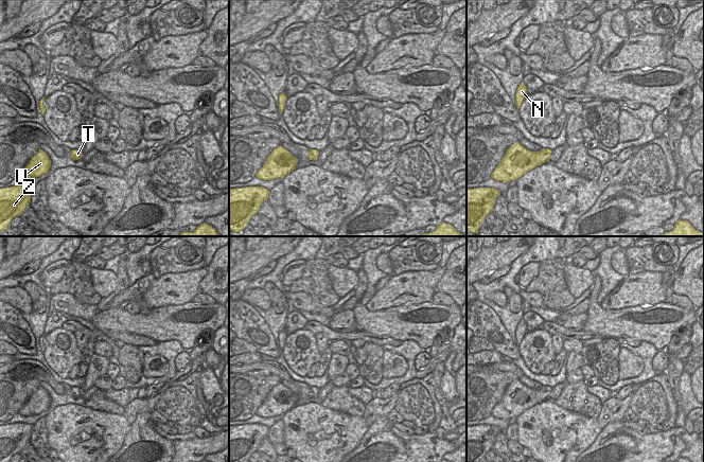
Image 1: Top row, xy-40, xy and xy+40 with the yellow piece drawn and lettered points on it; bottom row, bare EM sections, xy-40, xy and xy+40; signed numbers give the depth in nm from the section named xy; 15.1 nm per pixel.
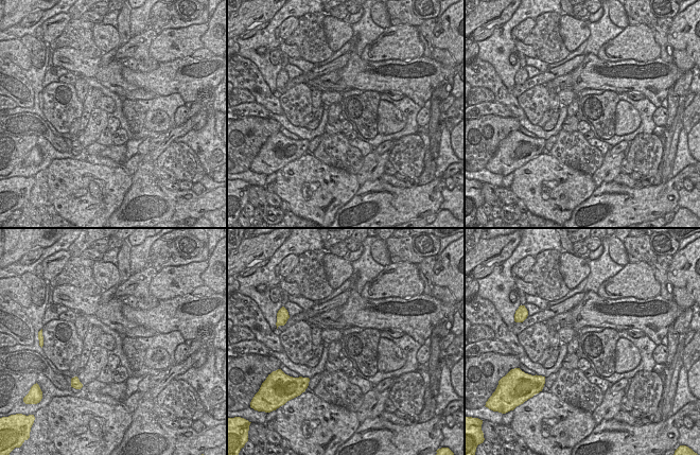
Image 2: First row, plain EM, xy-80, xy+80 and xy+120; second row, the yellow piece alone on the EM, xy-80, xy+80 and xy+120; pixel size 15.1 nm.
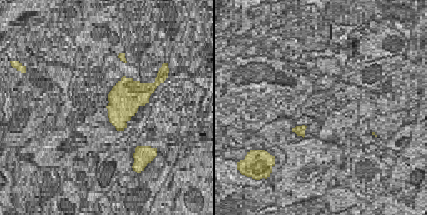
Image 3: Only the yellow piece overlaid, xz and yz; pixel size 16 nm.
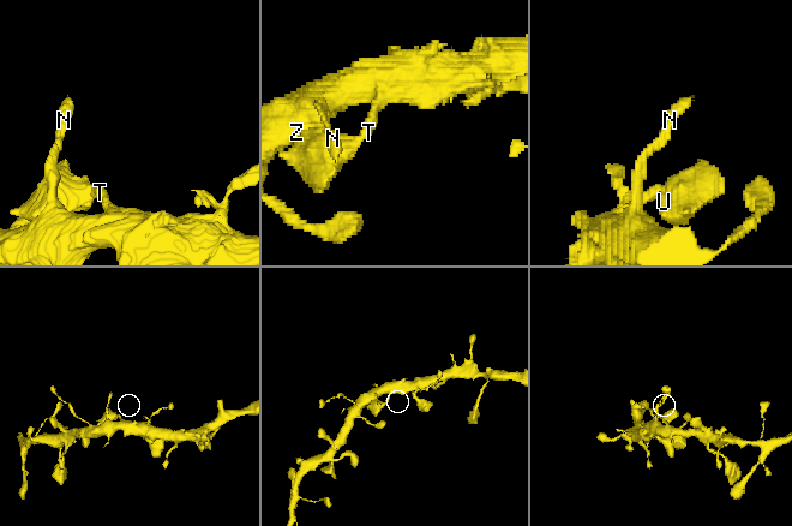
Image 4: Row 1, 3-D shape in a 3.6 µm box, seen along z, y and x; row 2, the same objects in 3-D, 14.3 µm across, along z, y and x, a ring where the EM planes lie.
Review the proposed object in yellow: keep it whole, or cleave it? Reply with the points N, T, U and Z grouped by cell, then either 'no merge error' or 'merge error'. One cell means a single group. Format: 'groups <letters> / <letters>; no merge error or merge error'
groups N T U Z; no merge error

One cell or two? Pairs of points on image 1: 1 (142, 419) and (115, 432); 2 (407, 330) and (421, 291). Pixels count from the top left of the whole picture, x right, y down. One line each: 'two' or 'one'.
1: two
2: two

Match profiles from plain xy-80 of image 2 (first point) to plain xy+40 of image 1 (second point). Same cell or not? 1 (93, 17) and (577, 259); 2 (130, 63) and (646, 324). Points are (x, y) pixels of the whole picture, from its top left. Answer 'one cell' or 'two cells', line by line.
1: one cell
2: two cells

